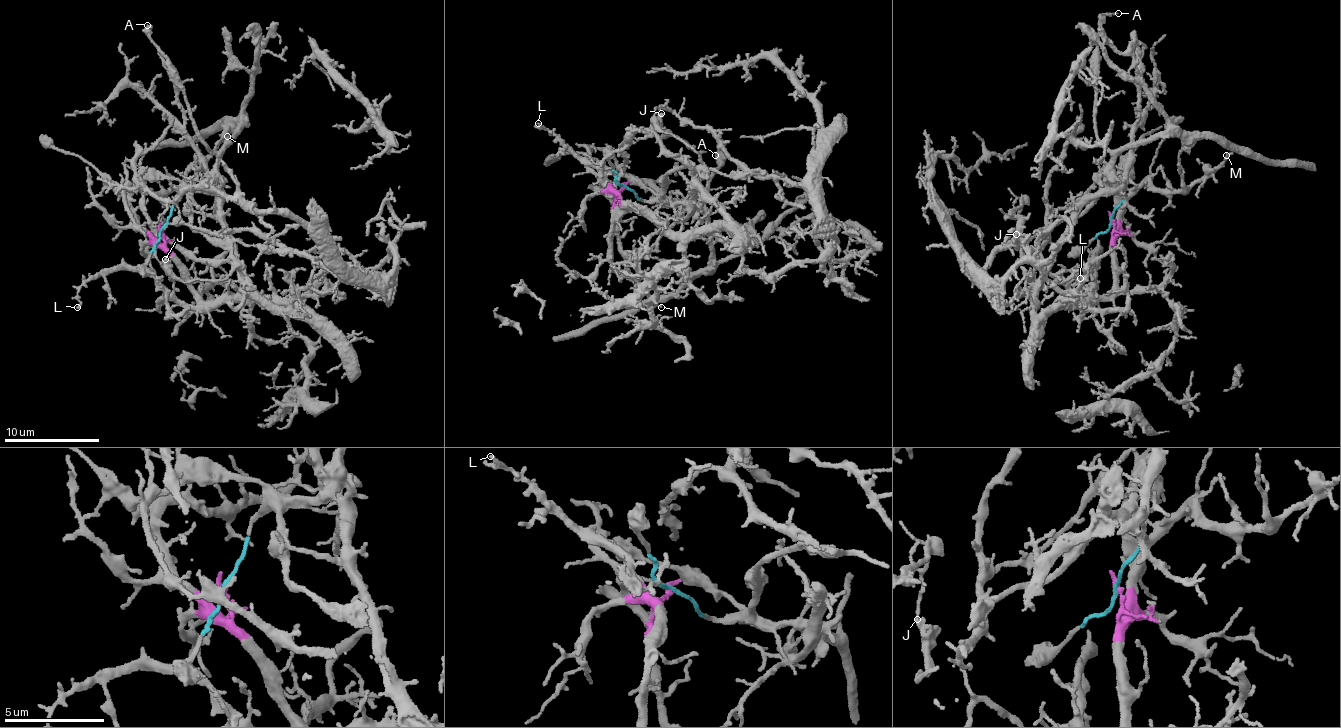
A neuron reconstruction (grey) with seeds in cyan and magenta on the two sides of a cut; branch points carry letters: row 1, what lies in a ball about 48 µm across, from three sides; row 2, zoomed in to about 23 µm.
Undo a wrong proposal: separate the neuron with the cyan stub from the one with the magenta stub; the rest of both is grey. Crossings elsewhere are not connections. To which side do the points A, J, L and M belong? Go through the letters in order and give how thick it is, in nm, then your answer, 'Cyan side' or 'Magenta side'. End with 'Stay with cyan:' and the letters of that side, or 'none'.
A: Thickness 200 nm. Cyan side
J: Thickness 360 nm. Cyan side
L: Thickness 160 nm. Magenta side
M: Thickness 190 nm. Magenta side
Stay with cyan: A, J

